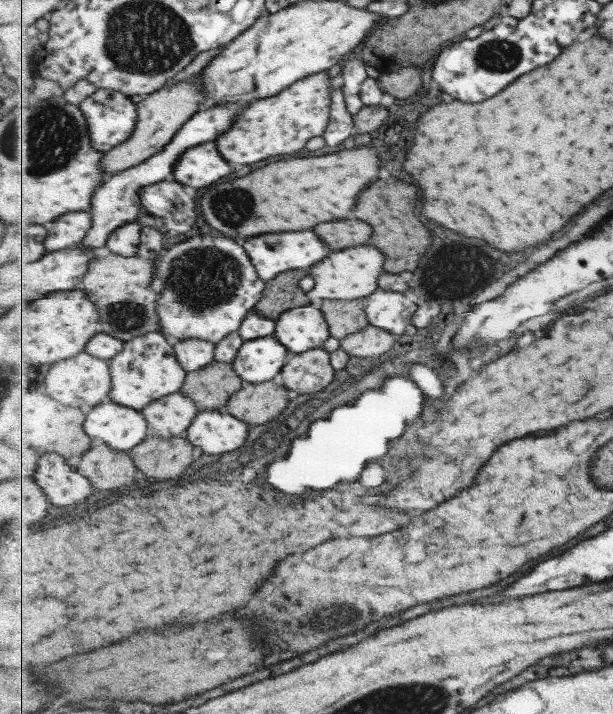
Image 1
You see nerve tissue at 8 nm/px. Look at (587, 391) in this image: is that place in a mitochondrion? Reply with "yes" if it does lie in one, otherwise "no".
yes

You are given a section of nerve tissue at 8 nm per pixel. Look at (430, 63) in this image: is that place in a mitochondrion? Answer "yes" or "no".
no

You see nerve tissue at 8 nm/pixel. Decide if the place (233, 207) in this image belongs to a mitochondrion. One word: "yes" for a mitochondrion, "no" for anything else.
yes

